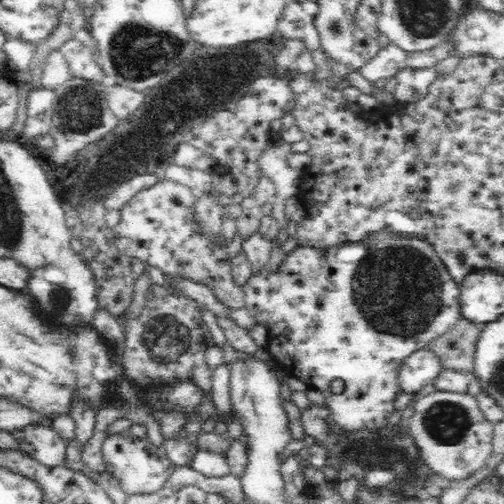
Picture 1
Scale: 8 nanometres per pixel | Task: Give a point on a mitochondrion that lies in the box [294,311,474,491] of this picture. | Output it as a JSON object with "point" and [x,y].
{"point":[453,344]}

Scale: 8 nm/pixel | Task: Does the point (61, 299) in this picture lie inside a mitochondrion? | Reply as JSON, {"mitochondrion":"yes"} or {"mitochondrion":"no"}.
{"mitochondrion":"yes"}

